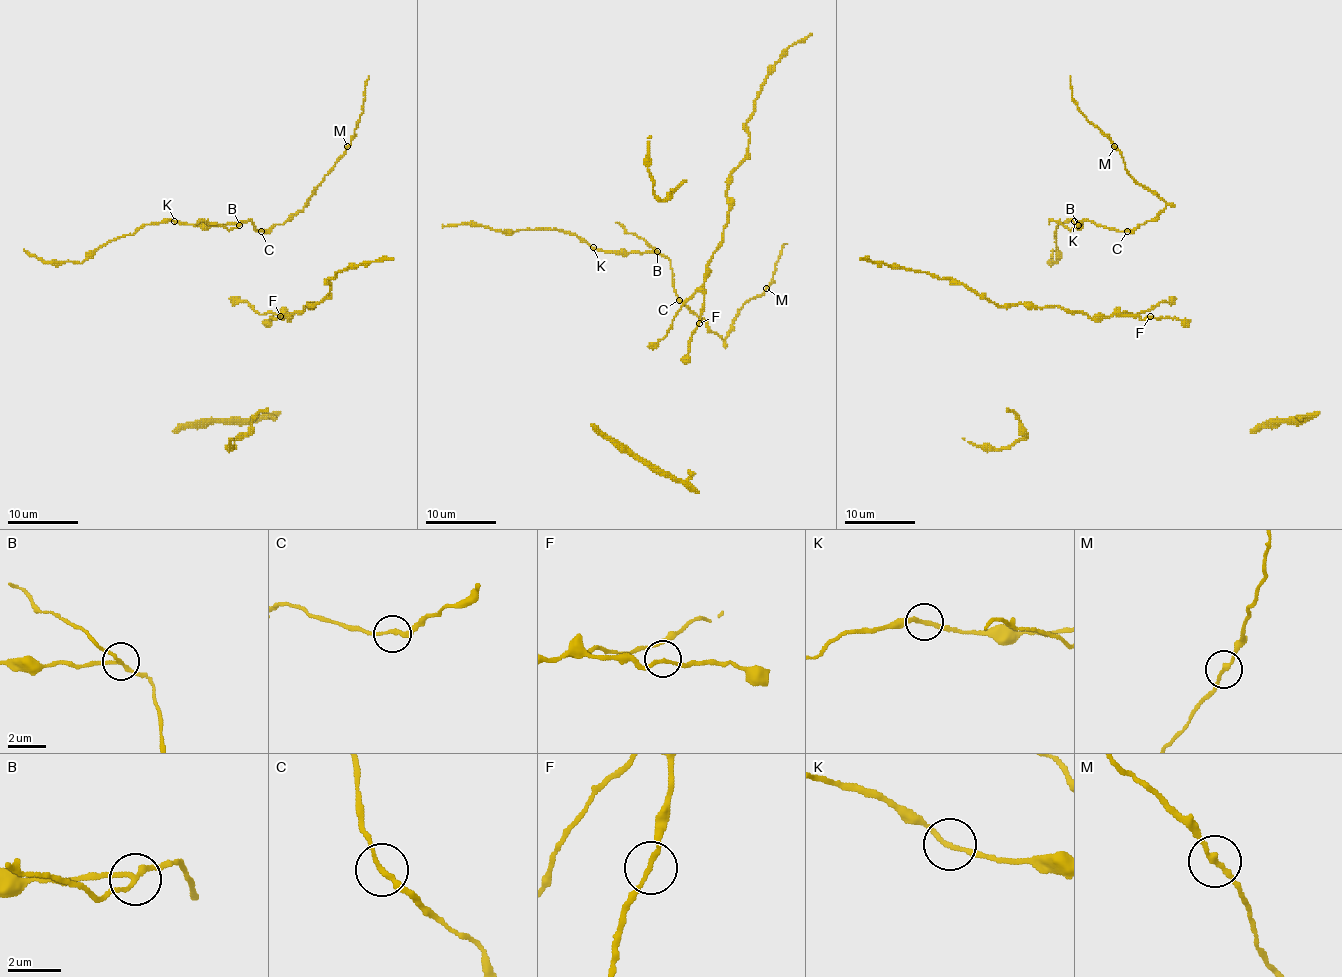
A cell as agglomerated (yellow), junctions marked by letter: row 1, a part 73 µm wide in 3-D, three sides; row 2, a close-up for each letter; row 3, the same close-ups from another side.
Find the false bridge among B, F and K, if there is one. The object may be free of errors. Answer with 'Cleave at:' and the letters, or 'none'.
Cleave at: B

